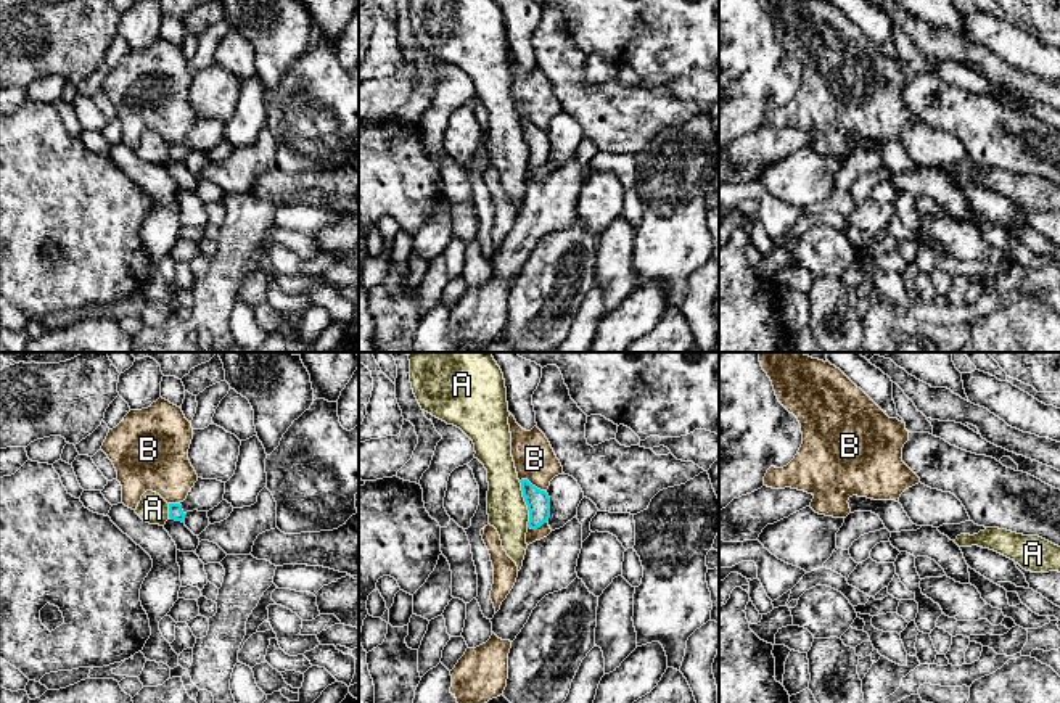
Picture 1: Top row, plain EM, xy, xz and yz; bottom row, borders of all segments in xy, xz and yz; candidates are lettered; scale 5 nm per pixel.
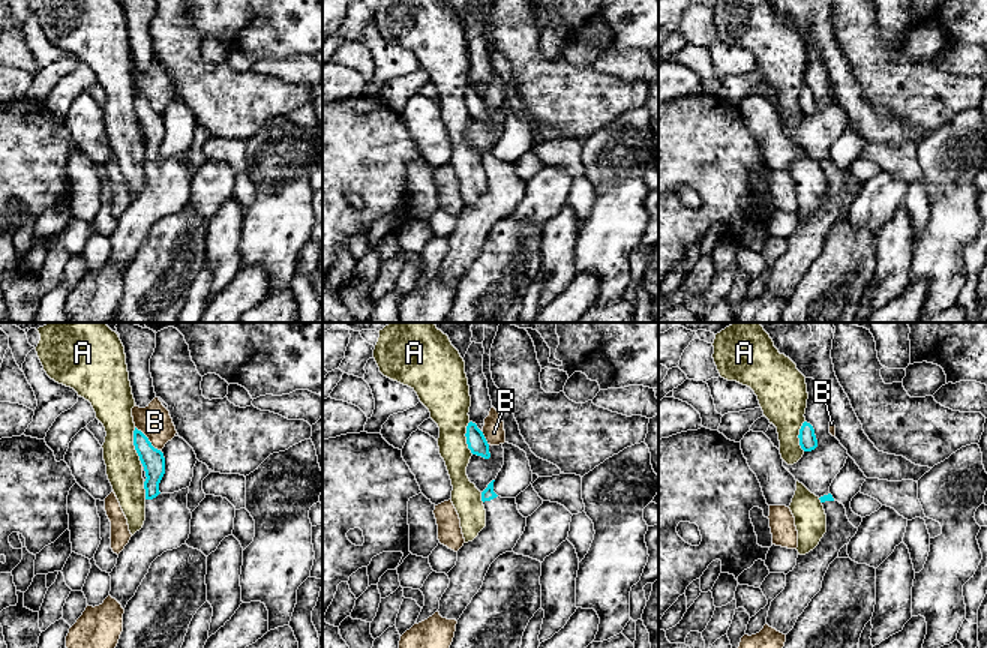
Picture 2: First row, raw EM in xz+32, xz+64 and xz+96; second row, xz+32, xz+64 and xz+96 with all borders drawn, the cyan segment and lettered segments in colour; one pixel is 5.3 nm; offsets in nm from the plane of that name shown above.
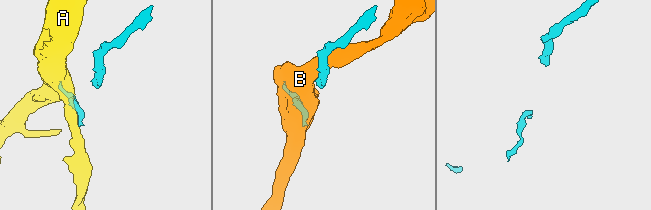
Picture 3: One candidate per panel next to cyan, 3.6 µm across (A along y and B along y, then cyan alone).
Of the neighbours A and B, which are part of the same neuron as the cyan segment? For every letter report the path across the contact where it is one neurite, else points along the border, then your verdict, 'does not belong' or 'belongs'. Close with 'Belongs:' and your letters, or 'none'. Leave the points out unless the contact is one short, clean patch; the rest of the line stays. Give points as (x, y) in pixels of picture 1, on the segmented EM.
A: does not belong
B: does not belong
Belongs: none

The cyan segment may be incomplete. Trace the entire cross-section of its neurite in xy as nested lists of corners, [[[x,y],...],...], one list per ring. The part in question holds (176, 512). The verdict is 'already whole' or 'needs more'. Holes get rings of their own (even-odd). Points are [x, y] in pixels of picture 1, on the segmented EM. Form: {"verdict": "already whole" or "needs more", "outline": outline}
{"verdict": "needs more", "outline": [[[198,478],[187,499],[180,504],[169,504],[169,518],[185,521],[188,512],[209,512],[224,500],[225,483]]]}

